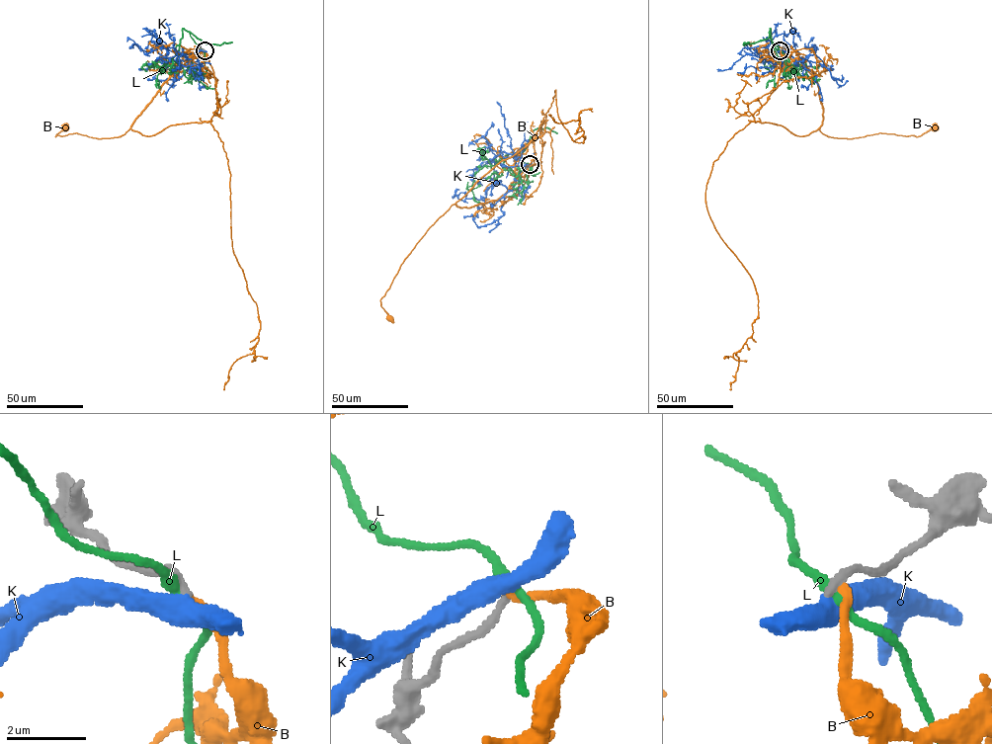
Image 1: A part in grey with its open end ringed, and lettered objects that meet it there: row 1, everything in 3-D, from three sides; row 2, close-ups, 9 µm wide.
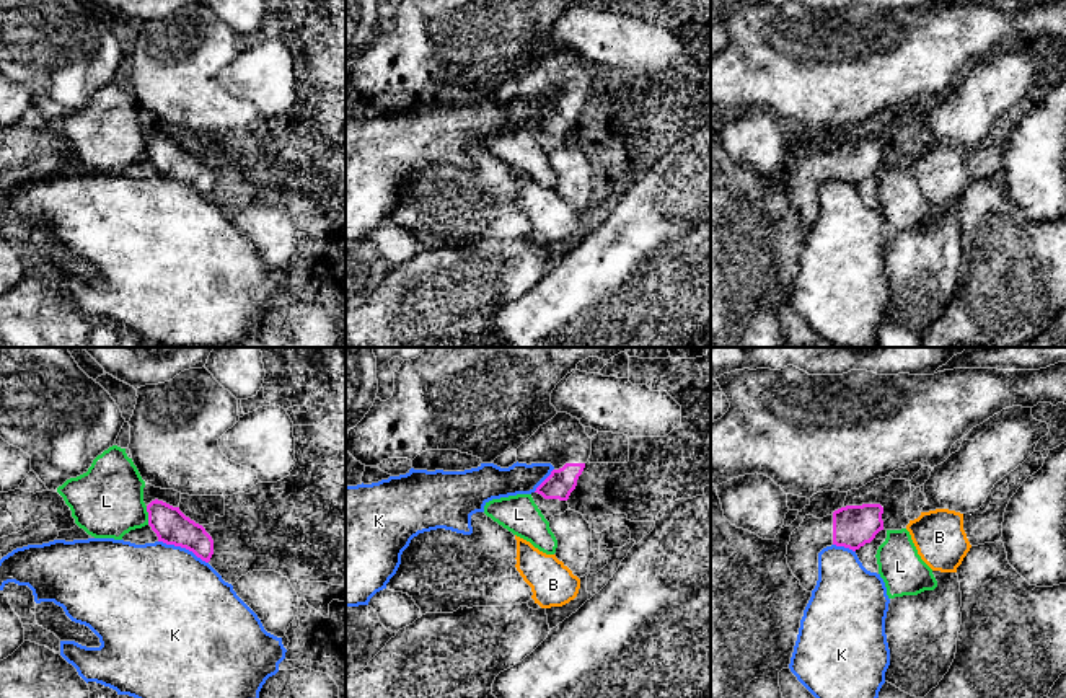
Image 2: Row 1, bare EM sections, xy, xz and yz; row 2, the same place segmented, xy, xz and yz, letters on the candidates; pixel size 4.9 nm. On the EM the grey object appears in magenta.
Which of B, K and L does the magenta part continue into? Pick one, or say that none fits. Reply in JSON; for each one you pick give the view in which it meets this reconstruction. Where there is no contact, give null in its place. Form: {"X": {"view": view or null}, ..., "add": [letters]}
{"add": []}

